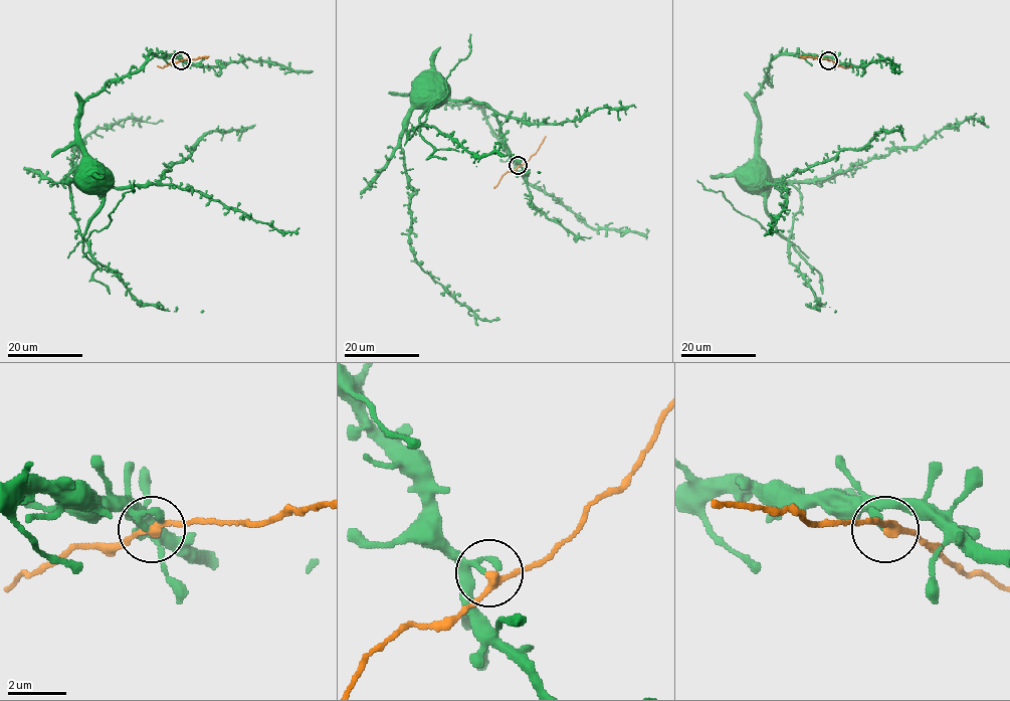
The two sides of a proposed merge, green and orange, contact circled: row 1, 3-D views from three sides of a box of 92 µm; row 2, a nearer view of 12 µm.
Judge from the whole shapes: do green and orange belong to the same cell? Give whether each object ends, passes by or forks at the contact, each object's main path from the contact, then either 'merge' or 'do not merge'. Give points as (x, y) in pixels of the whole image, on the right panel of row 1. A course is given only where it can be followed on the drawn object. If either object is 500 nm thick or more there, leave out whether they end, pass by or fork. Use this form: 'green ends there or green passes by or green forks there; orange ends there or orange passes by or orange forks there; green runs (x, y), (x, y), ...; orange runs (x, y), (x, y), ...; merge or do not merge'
green passes by; orange passes by; green runs (827, 60), (826, 57), (781, 54), (769, 64), (767, 79), (754, 99), (758, 116), (755, 159), (745, 173); orange runs (827, 60), (799, 56); do not merge

